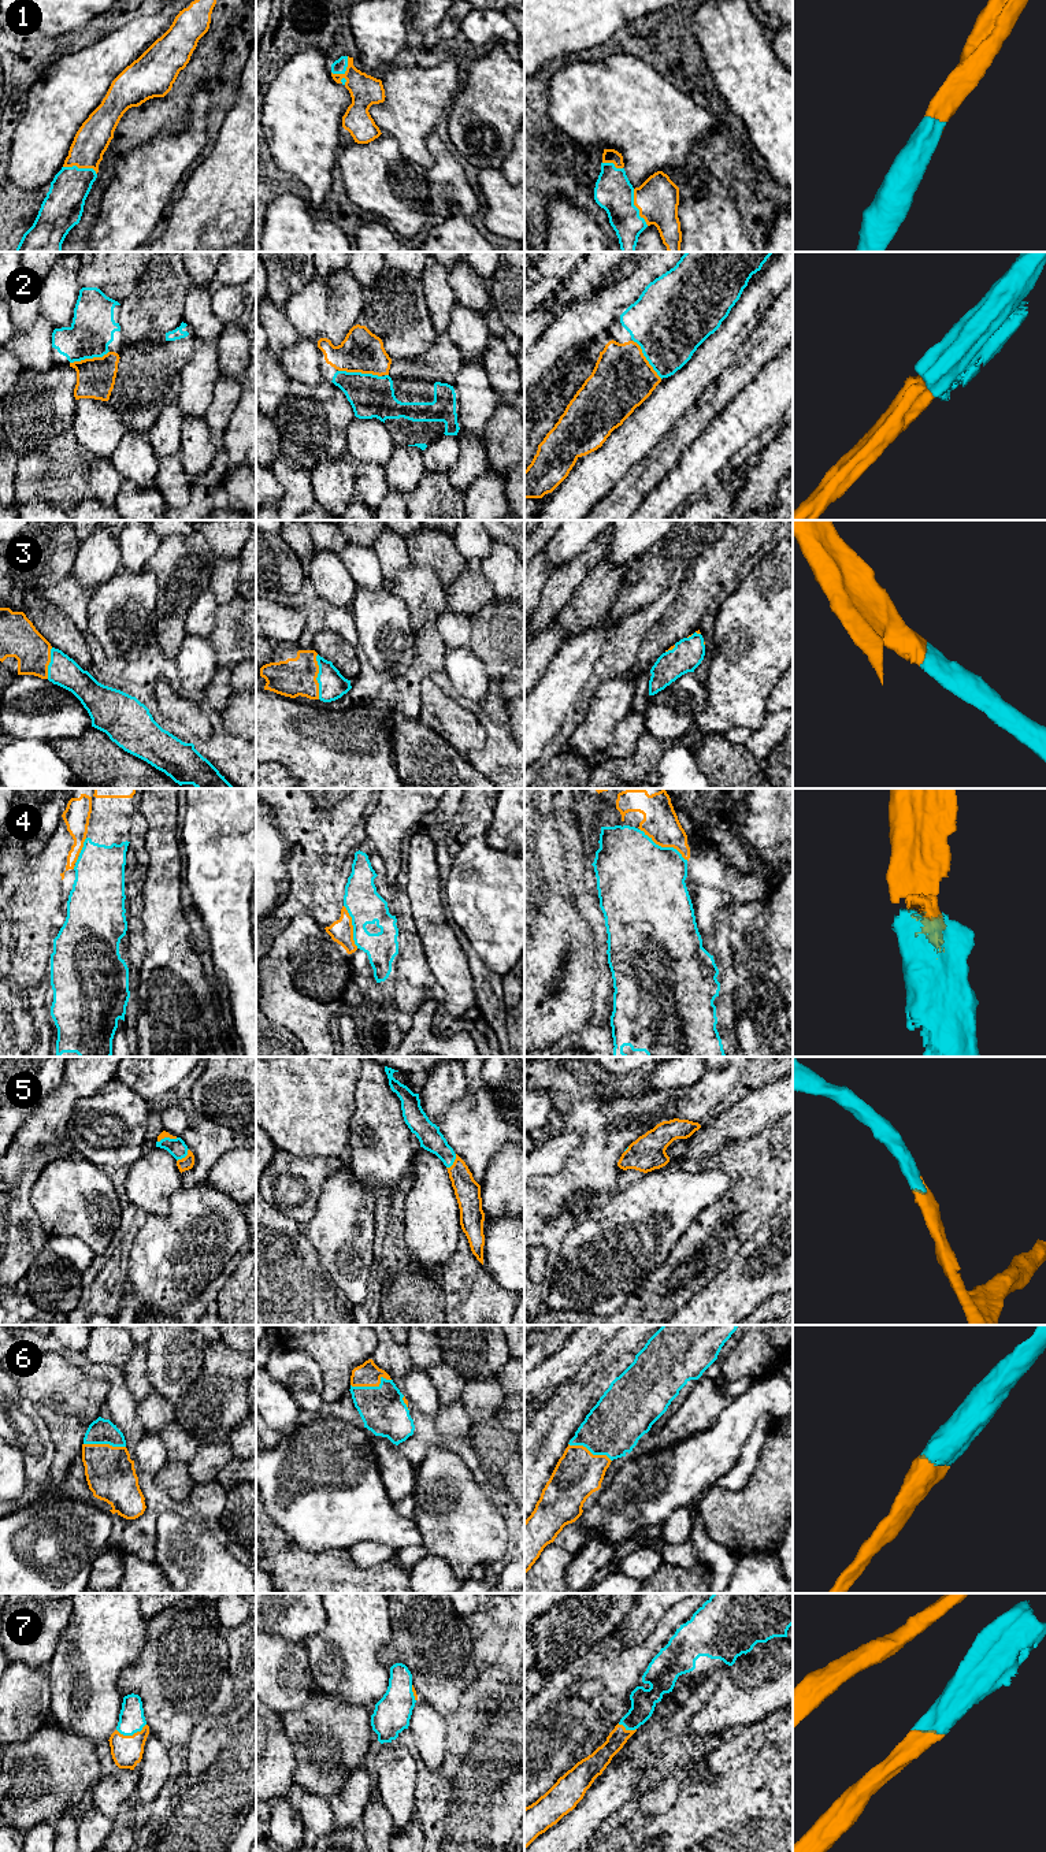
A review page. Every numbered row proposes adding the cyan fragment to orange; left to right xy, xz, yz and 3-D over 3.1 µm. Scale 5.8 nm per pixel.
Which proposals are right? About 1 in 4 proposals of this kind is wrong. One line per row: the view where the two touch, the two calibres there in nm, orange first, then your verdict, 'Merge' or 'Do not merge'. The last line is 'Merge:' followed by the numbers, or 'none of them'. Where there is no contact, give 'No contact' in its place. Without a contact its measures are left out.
1: Touches orange in yz. Thickness 260 nm (orange) against 220 nm. Merge
2: Touches orange in xz. Thickness 240 nm (orange) against 260 nm. Merge
3: Touches orange in xz. Thickness 220 nm (orange) against 160 nm. Merge
4: Touches orange in yz. Thickness 200 nm (orange) against 480 nm. Merge
5: Touches orange in xz. Thickness 150 nm (orange) against 140 nm. Merge
6: Touches orange in xz. Thickness 140 nm (orange) against 260 nm. Merge
7: Touches orange in xy. Thickness 180 nm (orange) against 150 nm. Merge
Merge: 1, 2, 3, 4, 5, 6, 7

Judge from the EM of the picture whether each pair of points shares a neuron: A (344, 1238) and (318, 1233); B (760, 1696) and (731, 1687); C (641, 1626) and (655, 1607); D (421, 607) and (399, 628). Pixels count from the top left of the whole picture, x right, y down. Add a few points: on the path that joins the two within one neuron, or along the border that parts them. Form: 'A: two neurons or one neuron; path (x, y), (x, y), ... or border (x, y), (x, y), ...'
A: one neuron; path (337, 1233), (325, 1233)
B: one neuron; path (753, 1692), (738, 1692)
C: one neuron; path (641, 1622), (651, 1611)
D: two neurons; border (392, 590), (405, 604), (414, 631)

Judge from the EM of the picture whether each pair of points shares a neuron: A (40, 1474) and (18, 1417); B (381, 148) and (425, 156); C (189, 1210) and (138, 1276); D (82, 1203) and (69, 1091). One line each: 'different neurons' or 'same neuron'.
A: same neuron
B: different neurons
C: same neuron
D: different neurons

